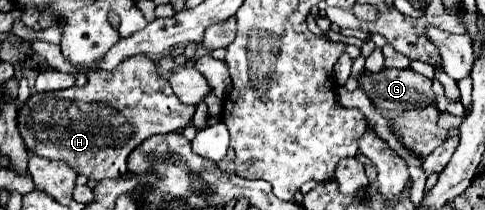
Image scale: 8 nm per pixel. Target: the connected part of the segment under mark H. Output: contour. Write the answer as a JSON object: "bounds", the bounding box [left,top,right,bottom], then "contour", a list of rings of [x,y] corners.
{"bounds":[19,41,195,181],"contour":[[[28,41],[31,49],[43,57],[47,64],[63,73],[83,73],[87,75],[85,87],[71,87],[63,91],[53,93],[35,93],[29,97],[29,101],[19,109],[19,131],[29,151],[37,153],[45,159],[57,159],[67,161],[79,175],[85,175],[93,181],[113,179],[127,173],[127,157],[129,153],[143,143],[147,137],[157,133],[171,133],[181,127],[185,127],[195,113],[195,107],[183,105],[167,79],[163,79],[157,71],[157,63],[153,63],[147,55],[135,55],[125,59],[117,69],[113,71],[92,71],[85,66],[71,64],[64,58],[60,46],[45,41]]]}

